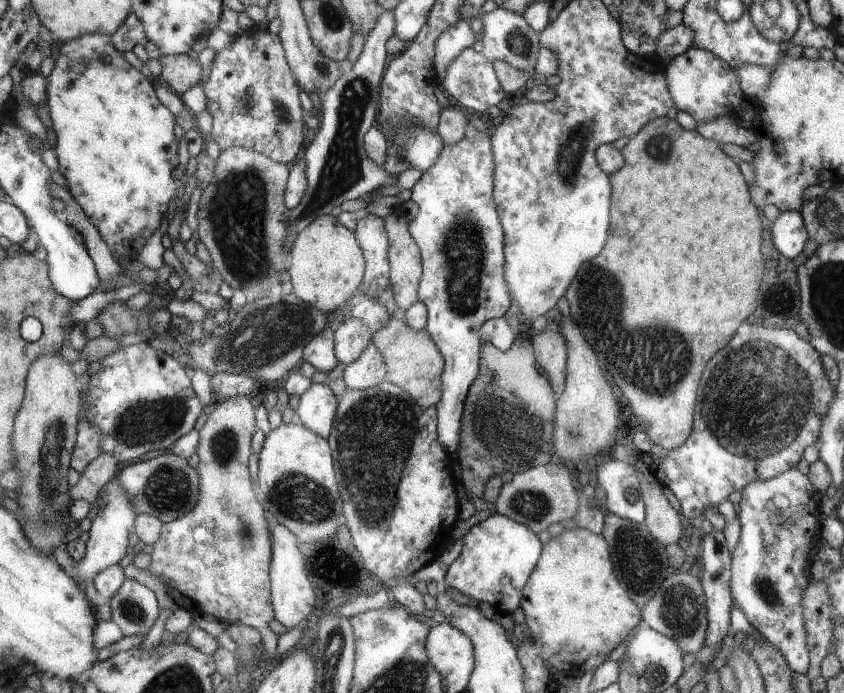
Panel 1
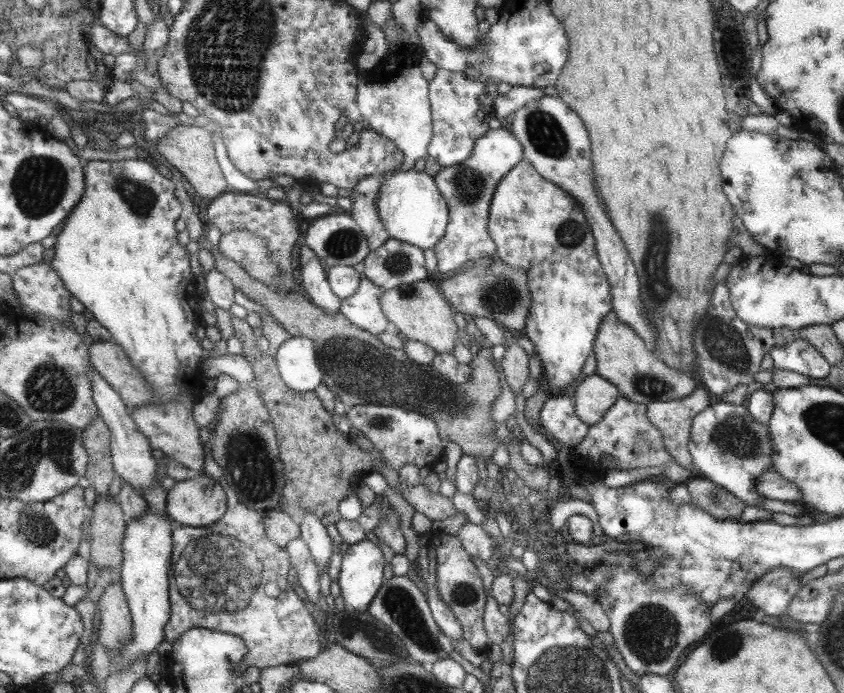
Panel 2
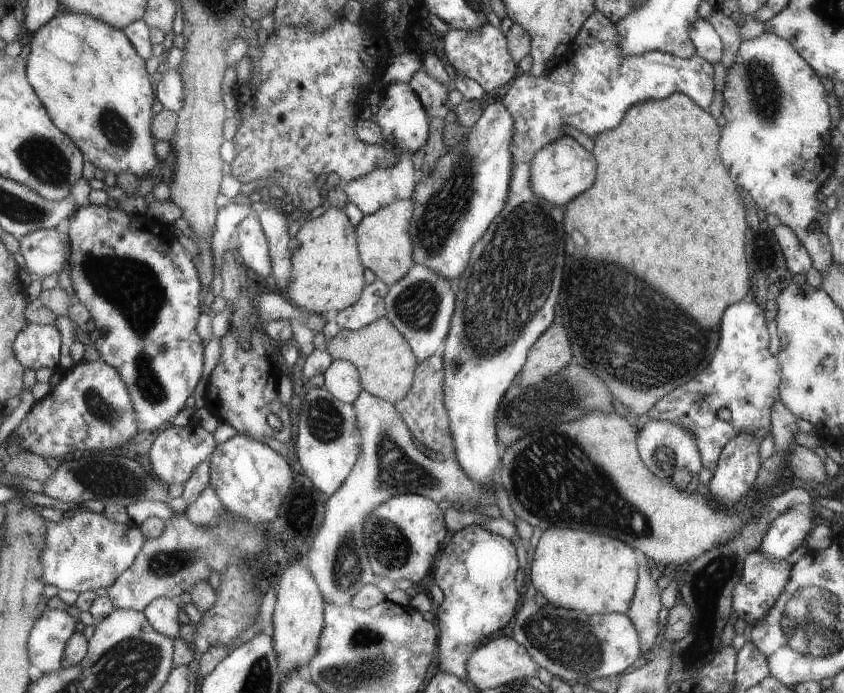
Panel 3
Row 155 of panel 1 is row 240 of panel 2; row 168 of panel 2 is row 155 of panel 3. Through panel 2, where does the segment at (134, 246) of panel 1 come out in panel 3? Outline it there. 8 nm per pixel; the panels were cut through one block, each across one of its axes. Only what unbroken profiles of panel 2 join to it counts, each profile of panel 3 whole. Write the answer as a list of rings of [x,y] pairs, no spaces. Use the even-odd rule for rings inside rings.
[[[65,10],[41,31],[27,38],[31,47],[27,75],[55,124],[77,143],[84,156],[100,170],[110,170],[116,176],[125,172],[139,178],[147,176],[147,172],[157,164],[153,154],[155,140],[150,131],[153,90],[143,66],[145,62],[131,46],[124,30],[115,29],[91,16]]]

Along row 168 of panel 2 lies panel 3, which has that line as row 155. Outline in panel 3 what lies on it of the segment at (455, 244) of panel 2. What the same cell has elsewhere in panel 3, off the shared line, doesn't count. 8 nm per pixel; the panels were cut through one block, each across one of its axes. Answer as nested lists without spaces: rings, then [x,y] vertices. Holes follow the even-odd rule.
[[[502,103],[484,106],[475,125],[466,130],[463,142],[457,141],[445,154],[439,156],[427,174],[415,185],[412,200],[413,210],[408,233],[412,244],[413,263],[430,267],[445,280],[458,280],[462,276],[471,246],[481,238],[491,220],[502,212],[509,193],[513,155],[510,153],[510,138],[514,134],[514,119]]]

